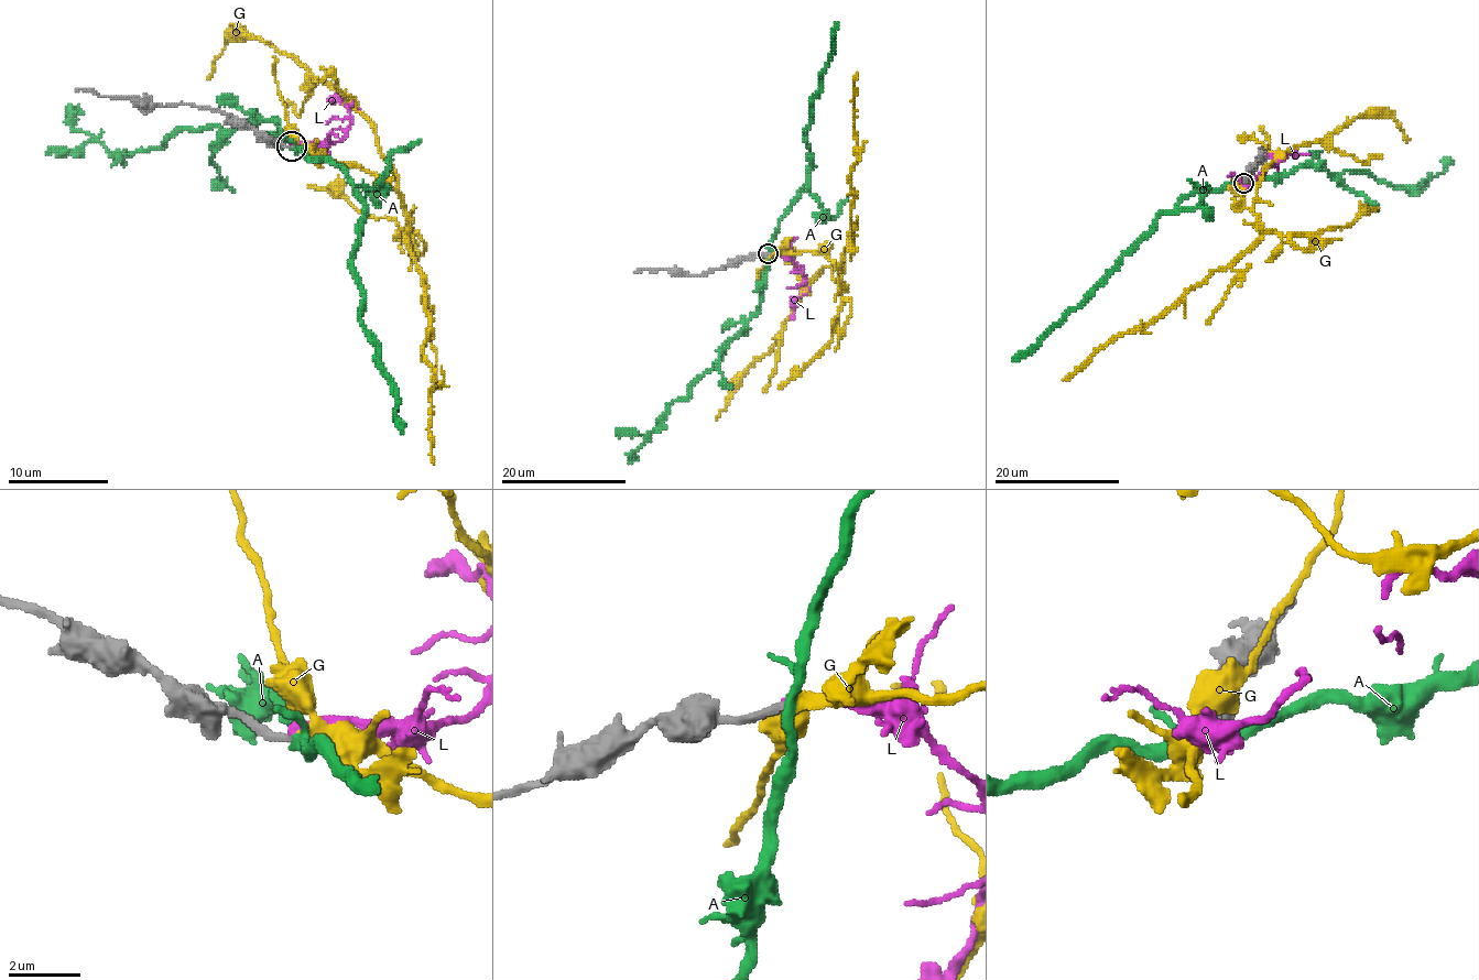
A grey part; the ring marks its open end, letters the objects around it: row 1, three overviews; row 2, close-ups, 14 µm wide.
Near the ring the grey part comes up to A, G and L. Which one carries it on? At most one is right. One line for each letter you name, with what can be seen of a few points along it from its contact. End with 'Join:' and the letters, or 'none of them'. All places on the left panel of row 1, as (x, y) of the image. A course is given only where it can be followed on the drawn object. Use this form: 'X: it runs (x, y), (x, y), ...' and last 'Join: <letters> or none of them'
G: it runs (292, 146), (315, 146), (376, 172), (405, 209), (405, 242), (425, 285), (433, 461)
Join: G

